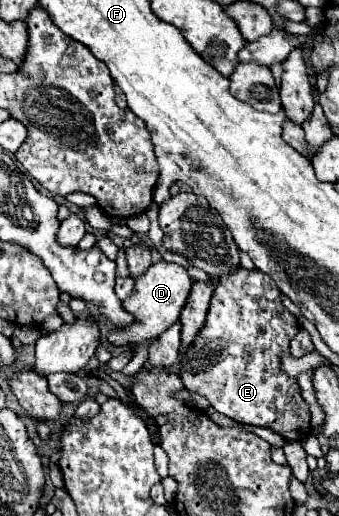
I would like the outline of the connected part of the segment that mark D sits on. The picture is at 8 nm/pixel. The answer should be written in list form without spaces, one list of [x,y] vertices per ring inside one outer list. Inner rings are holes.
[[[158,261],[150,265],[146,273],[142,273],[142,277],[134,279],[134,291],[122,301],[122,307],[126,307],[126,311],[130,311],[130,315],[134,315],[138,323],[134,323],[134,327],[120,327],[108,333],[106,341],[114,347],[126,347],[126,345],[140,345],[156,339],[162,331],[166,331],[172,323],[178,321],[180,311],[186,305],[190,287],[192,287],[192,281],[184,267],[168,261]]]

